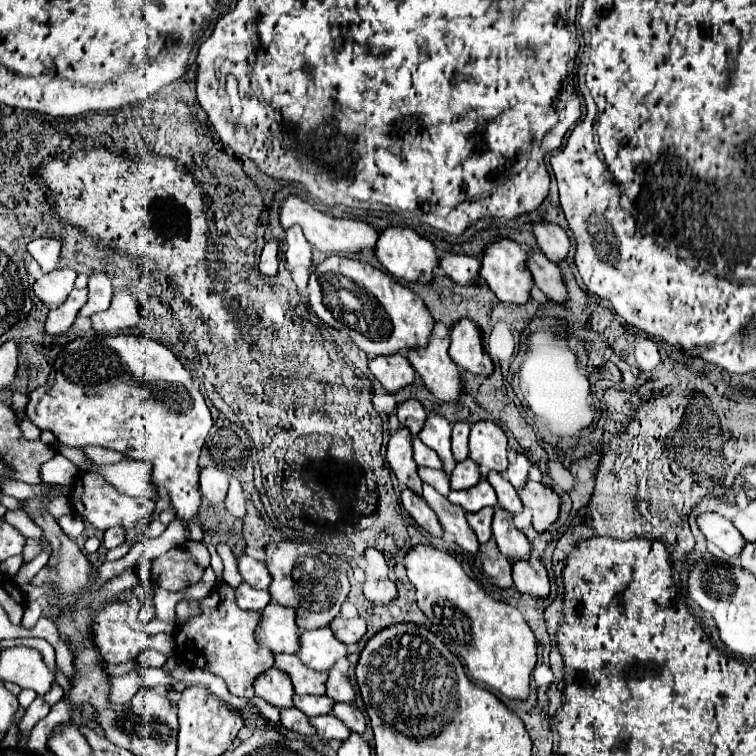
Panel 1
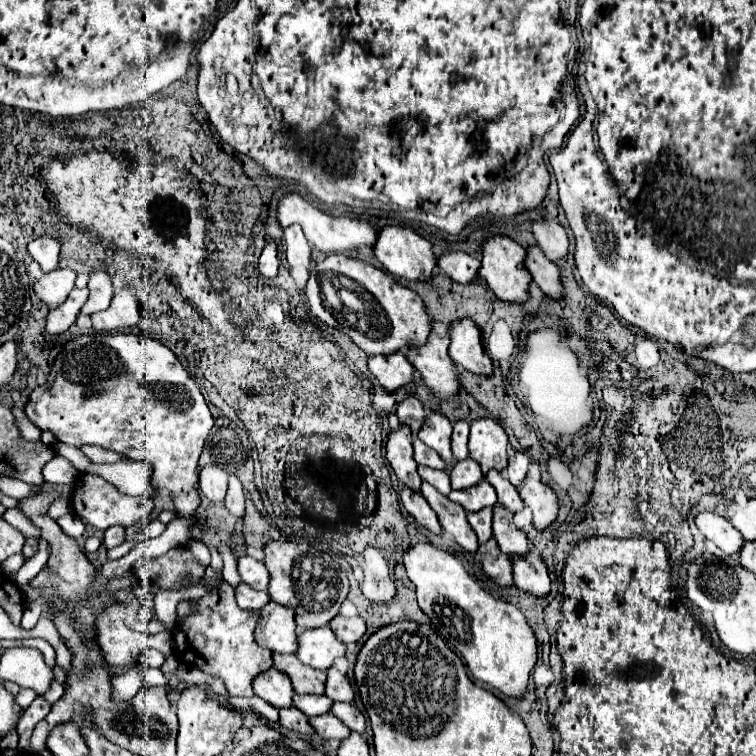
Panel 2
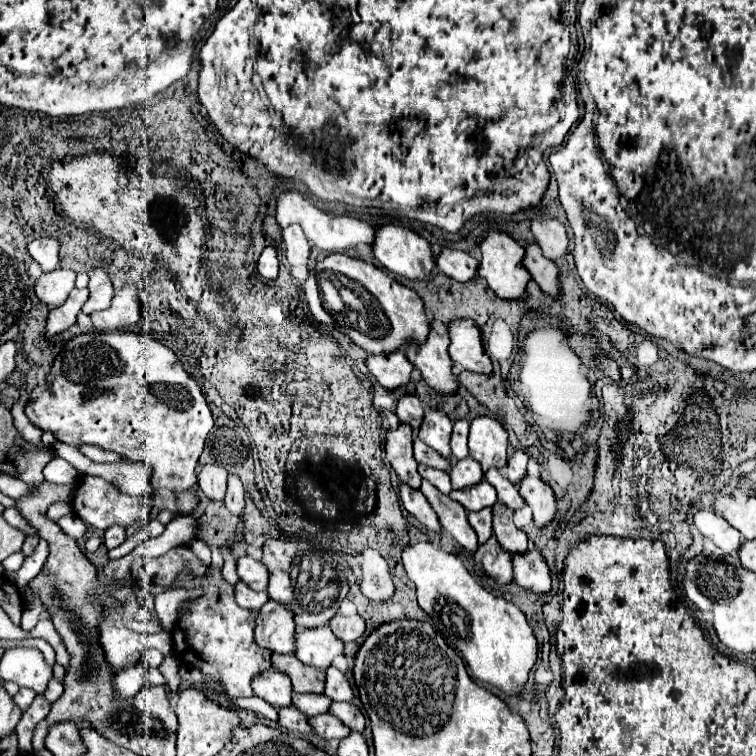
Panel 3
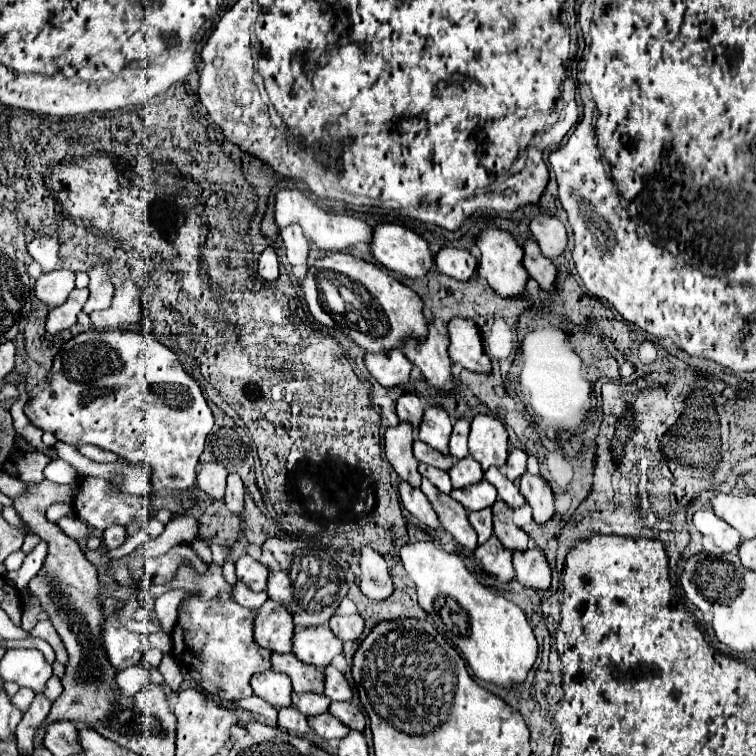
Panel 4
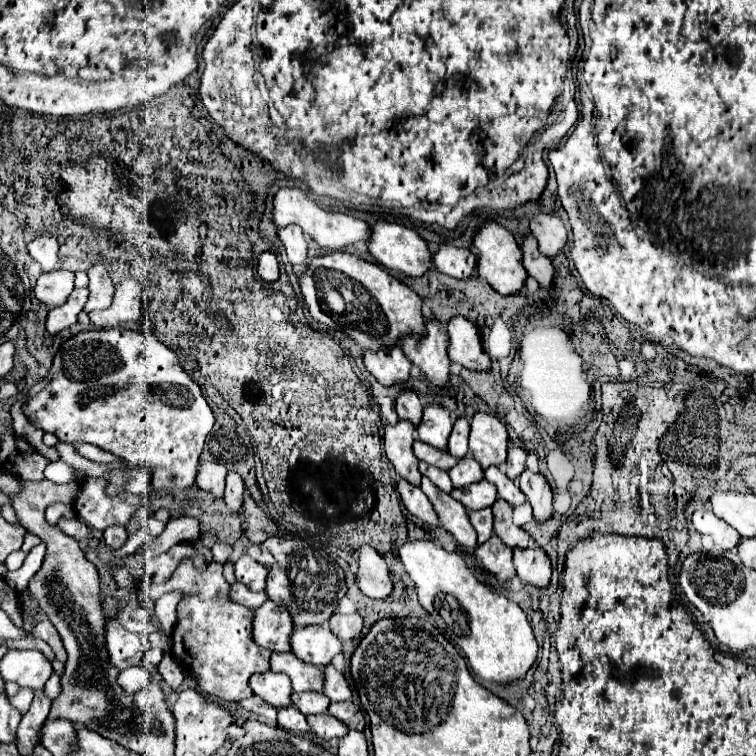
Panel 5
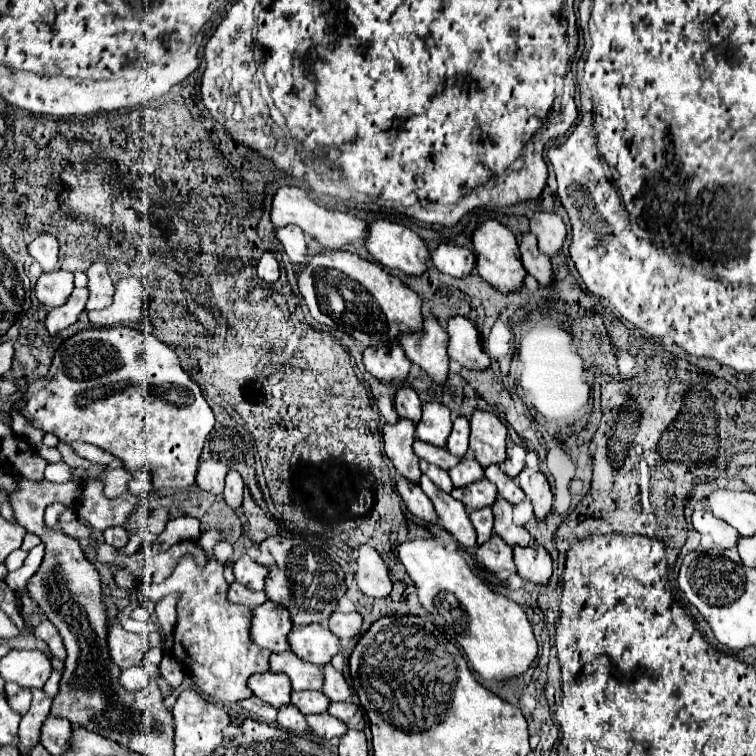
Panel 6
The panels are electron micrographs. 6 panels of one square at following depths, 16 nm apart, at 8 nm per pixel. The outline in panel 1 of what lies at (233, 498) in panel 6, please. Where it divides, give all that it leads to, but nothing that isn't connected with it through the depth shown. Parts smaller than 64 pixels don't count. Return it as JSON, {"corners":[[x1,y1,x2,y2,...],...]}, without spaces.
{"corners":[[230,478,230,490,226,496,226,510,236,516,238,520,244,520,246,516,246,498,244,498,244,490,240,488,240,482,236,478]]}

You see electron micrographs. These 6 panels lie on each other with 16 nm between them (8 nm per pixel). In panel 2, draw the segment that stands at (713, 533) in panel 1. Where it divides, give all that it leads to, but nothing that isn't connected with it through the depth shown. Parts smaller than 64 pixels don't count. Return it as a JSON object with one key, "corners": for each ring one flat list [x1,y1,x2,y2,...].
{"corners":[[702,512,696,516,696,526,700,528,700,532,712,540,722,552,726,552,728,556,736,556,740,554,740,548,744,546,744,538,740,536,740,532,720,514,716,512]]}

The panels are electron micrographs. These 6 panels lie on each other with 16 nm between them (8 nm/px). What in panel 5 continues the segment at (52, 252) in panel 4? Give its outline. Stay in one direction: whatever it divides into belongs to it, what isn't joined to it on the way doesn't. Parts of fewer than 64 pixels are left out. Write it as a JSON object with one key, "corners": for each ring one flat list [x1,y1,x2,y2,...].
{"corners":[[38,236,28,244,28,252,44,272,52,272,58,262,58,240,52,236]]}

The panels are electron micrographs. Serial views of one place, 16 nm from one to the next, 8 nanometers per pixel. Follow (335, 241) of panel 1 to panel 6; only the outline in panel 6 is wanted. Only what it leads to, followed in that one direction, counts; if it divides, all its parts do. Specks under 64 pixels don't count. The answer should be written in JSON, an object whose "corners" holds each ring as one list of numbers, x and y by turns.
{"corners":[[282,186,272,202,272,222,276,228,288,226,288,224,296,224,304,230,304,234,310,234,322,248,326,250,340,250,346,244,352,244,354,240,366,240,368,228,364,220,358,220,356,216,344,214,344,212,336,212,336,210,326,210,322,206,318,206,314,200,308,198,308,194,300,188,290,188,290,186]]}

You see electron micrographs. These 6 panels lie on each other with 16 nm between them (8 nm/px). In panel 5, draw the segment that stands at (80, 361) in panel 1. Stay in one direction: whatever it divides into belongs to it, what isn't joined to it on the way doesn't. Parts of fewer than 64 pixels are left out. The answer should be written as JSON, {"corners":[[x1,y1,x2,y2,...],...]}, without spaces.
{"corners":[[124,328,88,330,66,340,54,356,50,382,46,378,30,390,24,410,36,428,52,432,60,442,88,442,116,454,128,466,146,464,152,470,154,486,178,490,194,486,198,458,204,440,214,426,214,414,204,400,200,386,182,370,178,356,154,336]]}

